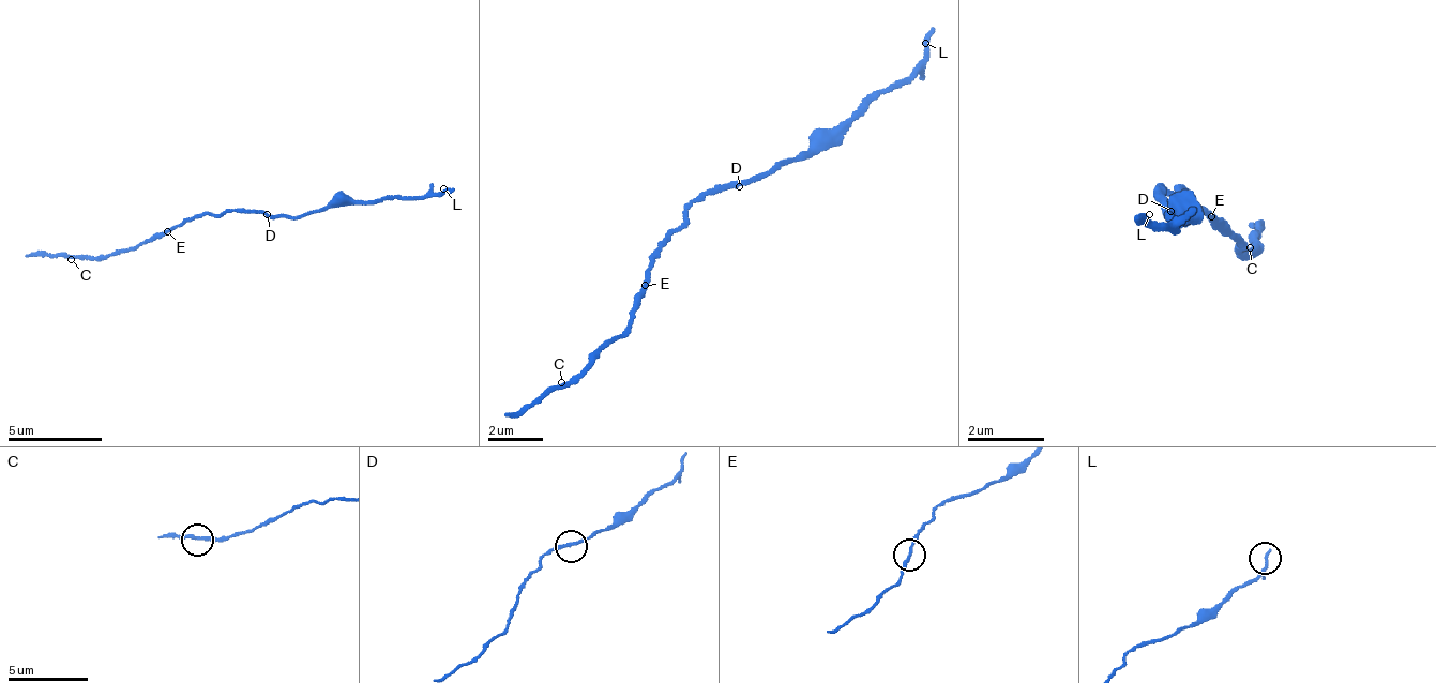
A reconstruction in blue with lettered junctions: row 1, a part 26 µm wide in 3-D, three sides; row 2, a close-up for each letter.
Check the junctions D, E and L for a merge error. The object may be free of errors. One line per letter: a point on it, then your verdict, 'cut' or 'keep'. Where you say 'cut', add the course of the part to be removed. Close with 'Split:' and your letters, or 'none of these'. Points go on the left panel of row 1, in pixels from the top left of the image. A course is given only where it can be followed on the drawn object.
D: (267, 214) | keep
E: (167, 231) | keep
L: (443, 188) | keep
Split: none of these

